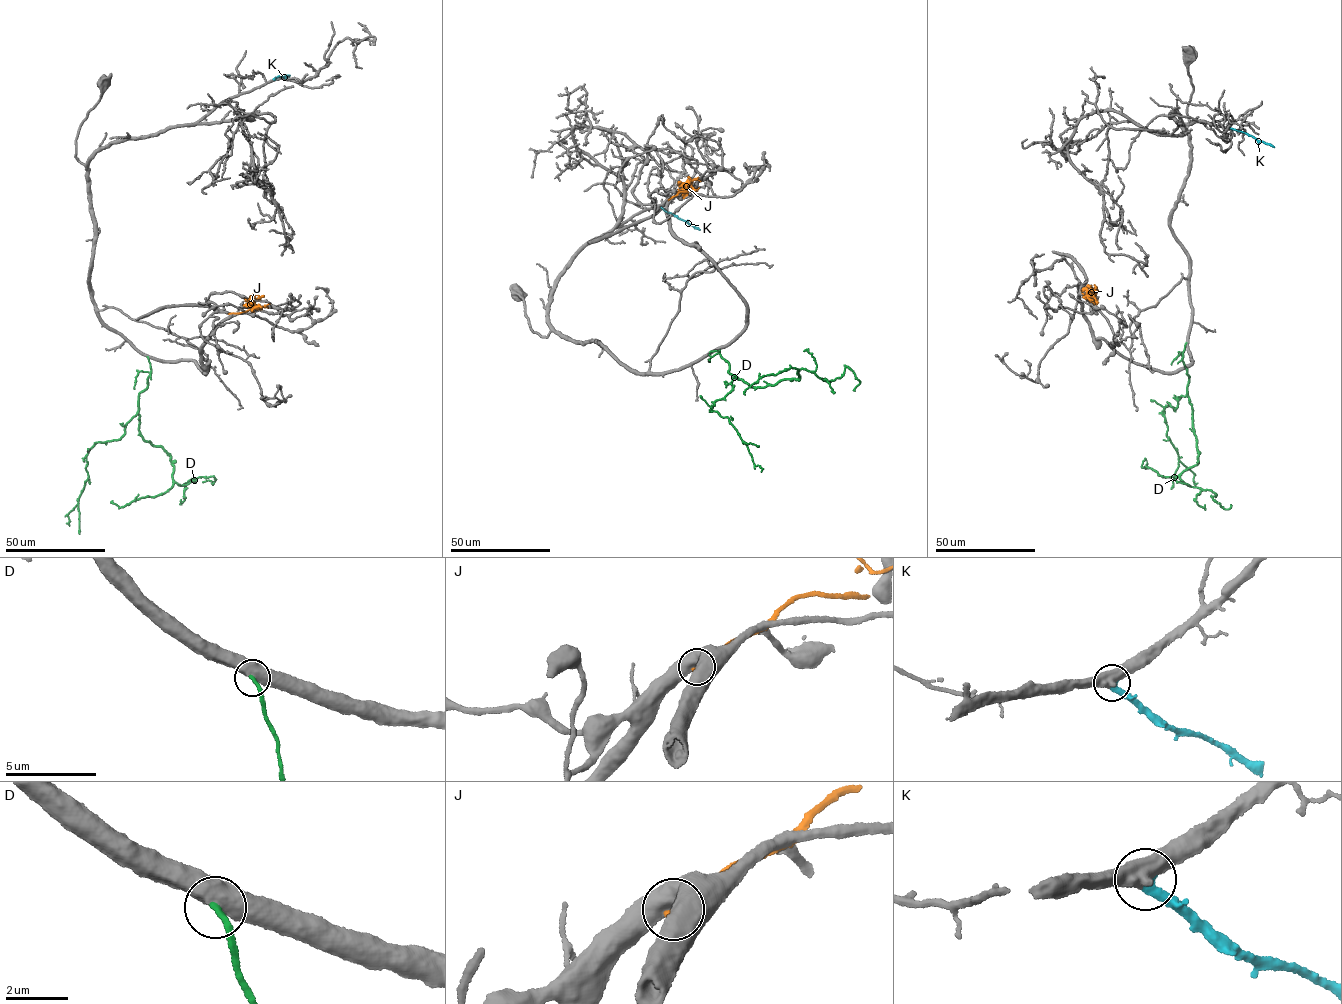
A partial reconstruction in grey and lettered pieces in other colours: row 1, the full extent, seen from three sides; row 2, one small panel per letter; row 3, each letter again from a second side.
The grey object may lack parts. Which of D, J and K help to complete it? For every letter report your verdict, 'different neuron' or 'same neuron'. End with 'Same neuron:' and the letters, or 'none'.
D: same neuron
J: different neuron
K: same neuron
Same neuron: D, K

